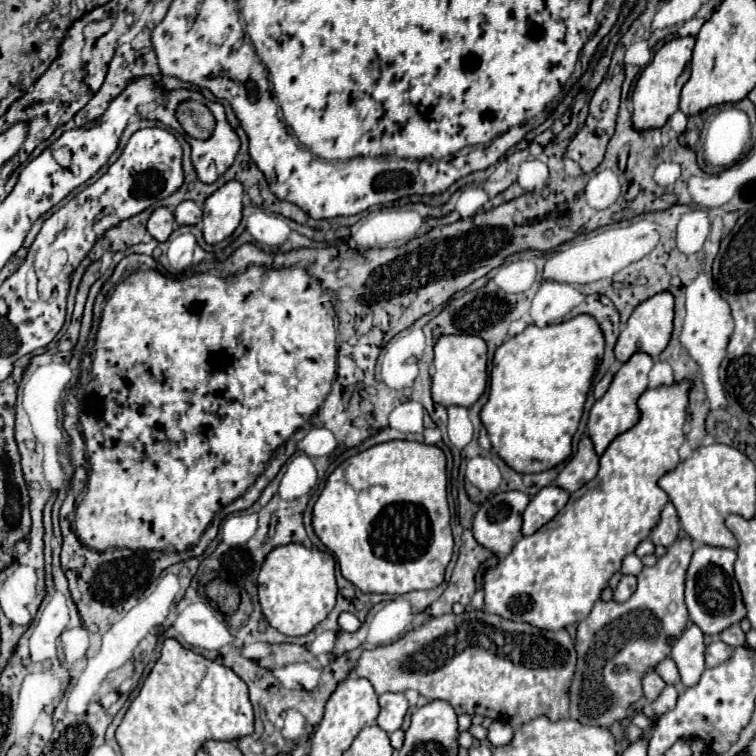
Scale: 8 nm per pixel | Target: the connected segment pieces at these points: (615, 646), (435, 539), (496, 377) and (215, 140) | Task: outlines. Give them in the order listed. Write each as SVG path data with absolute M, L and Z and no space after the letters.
M678 539L668 549L666 555L658 559L654 567L644 567L638 575L638 587L626 603L612 601L598 601L590 615L580 621L578 635L576 635L576 651L578 651L578 667L576 679L572 683L572 703L570 703L570 717L598 727L610 727L614 721L626 717L626 711L632 703L642 697L642 675L654 669L656 663L668 657L670 643L668 637L680 637L688 623L688 609L684 603L684 587L686 587L686 573L692 561L694 545L690 539Z
M386 441L378 443L366 451L360 451L352 457L348 457L344 463L340 463L328 477L324 491L320 493L316 505L314 505L314 517L312 517L312 527L318 535L318 539L336 555L340 563L340 571L344 579L354 583L362 593L388 593L388 595L404 595L408 591L416 589L434 589L442 583L446 565L452 559L452 531L450 531L450 511L448 511L448 501L446 501L446 457L442 449L436 445L426 445L418 441Z
M576 315L564 323L546 327L528 325L522 333L504 341L496 349L493 358L488 403L480 411L480 419L492 443L492 451L520 473L540 473L566 461L572 453L572 435L578 429L584 401L592 385L592 375L600 365L602 355L604 337L596 319L590 315Z
M208 99L202 101L204 105L210 103L210 111L214 113L216 127L208 139L202 141L188 137L188 143L192 147L192 165L198 173L198 179L204 183L214 183L234 163L234 157L240 149L240 139L230 127L222 103Z

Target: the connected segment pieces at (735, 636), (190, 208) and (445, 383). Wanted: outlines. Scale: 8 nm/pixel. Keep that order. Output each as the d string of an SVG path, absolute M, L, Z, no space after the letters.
M734 623L734 625L730 625L728 629L724 629L724 631L718 635L718 639L724 641L724 643L728 643L730 647L740 647L740 645L744 645L744 631L740 629L738 623Z
M182 201L174 209L174 217L176 217L178 225L198 225L202 221L202 209L194 201Z
M442 335L436 345L434 345L434 367L436 373L432 377L432 399L444 407L450 405L462 405L462 407L470 407L472 403L478 401L478 397L484 393L486 389L486 379L488 379L488 361L486 361L486 343L484 339L476 337L476 335Z

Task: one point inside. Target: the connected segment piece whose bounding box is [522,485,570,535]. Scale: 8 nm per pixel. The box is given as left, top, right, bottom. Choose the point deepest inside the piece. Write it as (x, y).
(547, 502)

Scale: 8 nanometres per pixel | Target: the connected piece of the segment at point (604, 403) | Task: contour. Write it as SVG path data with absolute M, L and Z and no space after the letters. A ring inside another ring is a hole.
M644 351L634 353L634 355L632 355L626 363L622 363L620 369L614 373L614 379L612 379L612 383L610 383L606 395L604 395L602 399L598 399L598 401L592 405L590 417L588 417L588 435L590 435L590 439L592 439L592 443L594 443L594 449L598 451L598 455L604 453L604 449L608 447L608 443L610 443L616 435L620 435L620 433L624 433L624 431L628 431L630 427L636 425L636 421L638 421L638 417L640 417L640 415L638 415L636 401L638 401L638 397L646 391L648 373L650 373L652 365L654 365L654 359L652 359L648 353L644 353Z

